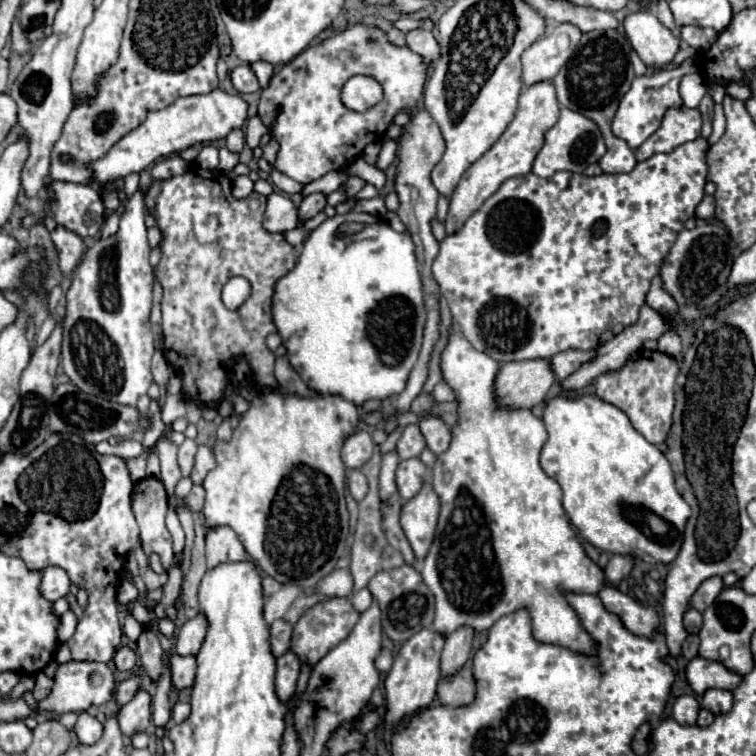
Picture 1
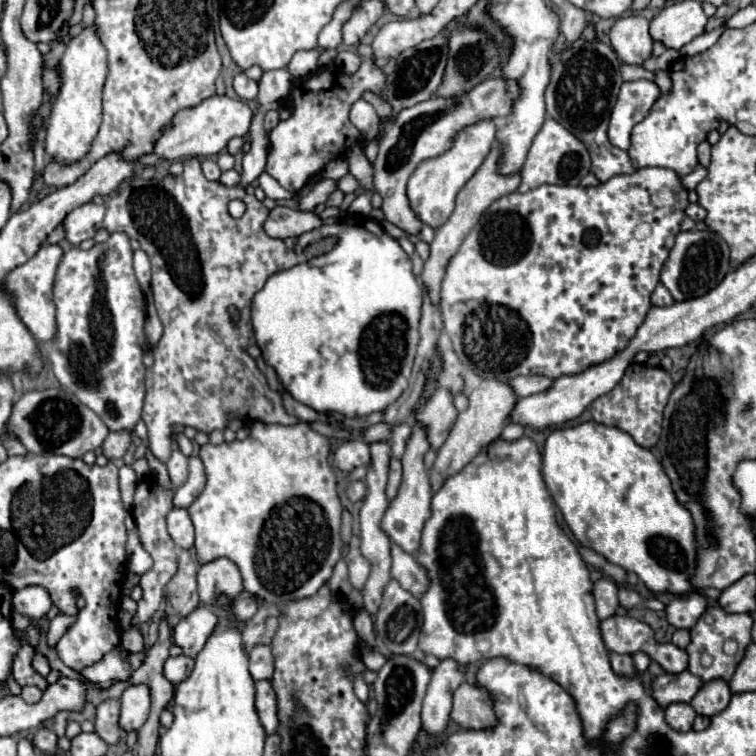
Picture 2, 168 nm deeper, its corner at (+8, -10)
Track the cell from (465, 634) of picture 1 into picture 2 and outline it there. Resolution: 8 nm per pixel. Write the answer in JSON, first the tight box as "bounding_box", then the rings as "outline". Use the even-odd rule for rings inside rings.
{"bounding_box":[422,660,464,734],"outline":[[[442,660],[438,668],[434,668],[432,680],[428,684],[428,692],[422,702],[422,730],[428,734],[440,734],[446,730],[450,722],[450,710],[452,710],[452,694],[454,690],[464,682],[464,674],[458,670],[458,662],[454,660]]]}

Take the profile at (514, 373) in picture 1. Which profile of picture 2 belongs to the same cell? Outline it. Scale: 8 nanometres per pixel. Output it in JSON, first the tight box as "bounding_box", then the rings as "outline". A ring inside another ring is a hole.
{"bounding_box":[430,380,516,490],"outline":[[[484,380],[480,384],[480,388],[472,390],[468,410],[464,410],[464,412],[458,414],[456,424],[450,430],[450,436],[446,438],[446,442],[438,450],[438,460],[430,468],[430,484],[432,484],[432,490],[440,490],[442,488],[442,482],[446,482],[446,478],[458,474],[484,446],[488,446],[490,442],[494,442],[500,436],[502,428],[508,422],[508,416],[510,416],[514,404],[516,404],[516,396],[510,390],[510,386],[504,384],[504,382]]]}

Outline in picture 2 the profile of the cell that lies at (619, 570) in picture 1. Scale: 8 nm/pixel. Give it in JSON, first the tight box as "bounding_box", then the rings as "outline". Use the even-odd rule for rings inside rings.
{"bounding_box":[594,580,618,620],"outline":[[[598,580],[594,584],[594,598],[596,598],[596,614],[600,620],[606,620],[616,614],[618,610],[618,588],[612,580]]]}

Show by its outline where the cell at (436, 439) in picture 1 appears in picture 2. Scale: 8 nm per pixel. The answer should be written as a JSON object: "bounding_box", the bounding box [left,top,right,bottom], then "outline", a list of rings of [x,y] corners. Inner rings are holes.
{"bounding_box":[416,388,458,450],"outline":[[[436,388],[434,394],[426,400],[424,408],[416,412],[416,420],[426,426],[428,440],[434,450],[438,450],[444,444],[444,440],[448,438],[448,434],[456,422],[458,410],[454,408],[452,400],[454,398],[452,398],[450,390]]]}

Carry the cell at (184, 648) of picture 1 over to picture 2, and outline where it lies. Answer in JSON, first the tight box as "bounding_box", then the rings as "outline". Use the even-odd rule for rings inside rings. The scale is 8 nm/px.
{"bounding_box":[174,606,220,658],"outline":[[[198,606],[194,614],[182,618],[174,628],[174,642],[182,646],[186,656],[196,658],[196,654],[204,648],[206,640],[210,638],[218,622],[220,618],[208,606]]]}

